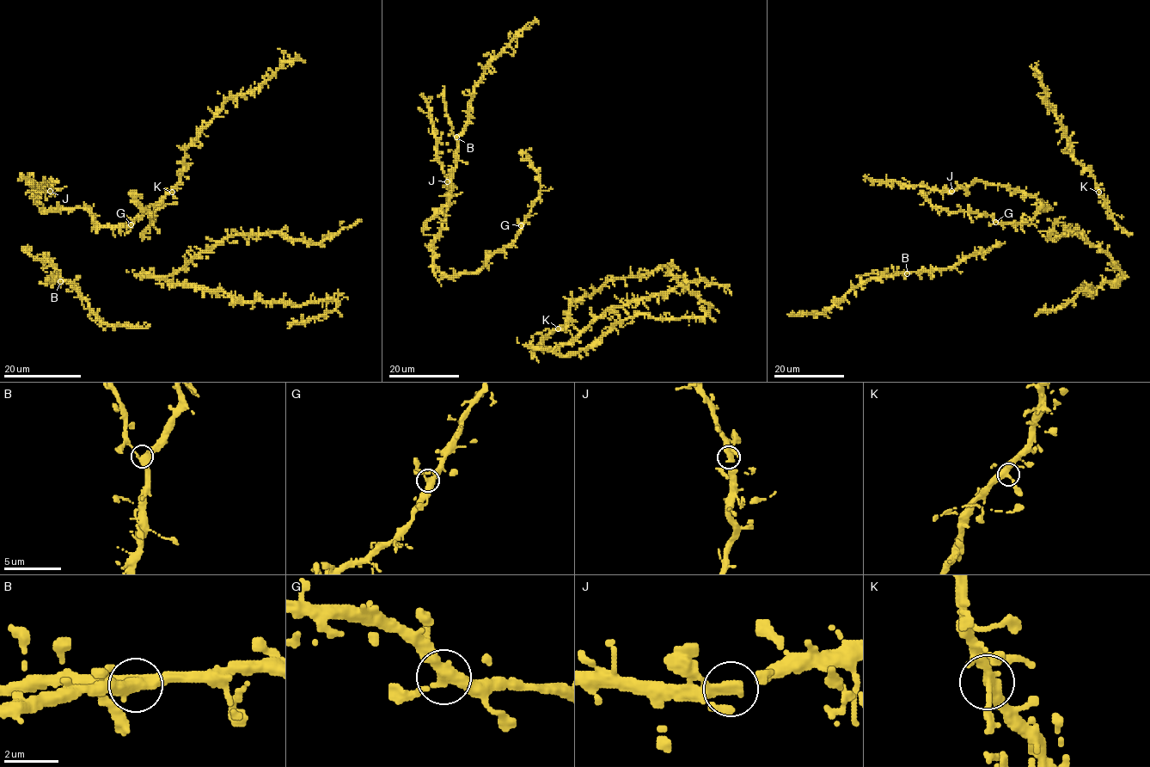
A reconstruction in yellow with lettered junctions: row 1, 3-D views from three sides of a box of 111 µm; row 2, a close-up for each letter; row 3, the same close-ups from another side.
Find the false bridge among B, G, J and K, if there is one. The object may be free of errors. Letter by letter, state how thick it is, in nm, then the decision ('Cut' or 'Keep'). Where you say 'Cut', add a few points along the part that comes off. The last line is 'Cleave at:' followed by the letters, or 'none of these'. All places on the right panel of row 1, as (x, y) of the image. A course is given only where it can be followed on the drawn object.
B: Thickness 360 nm. Keep
G: Thickness 360 nm. Keep
J: Thickness 320 nm. Keep
K: Thickness 320 nm. Keep
Cleave at: none of these

